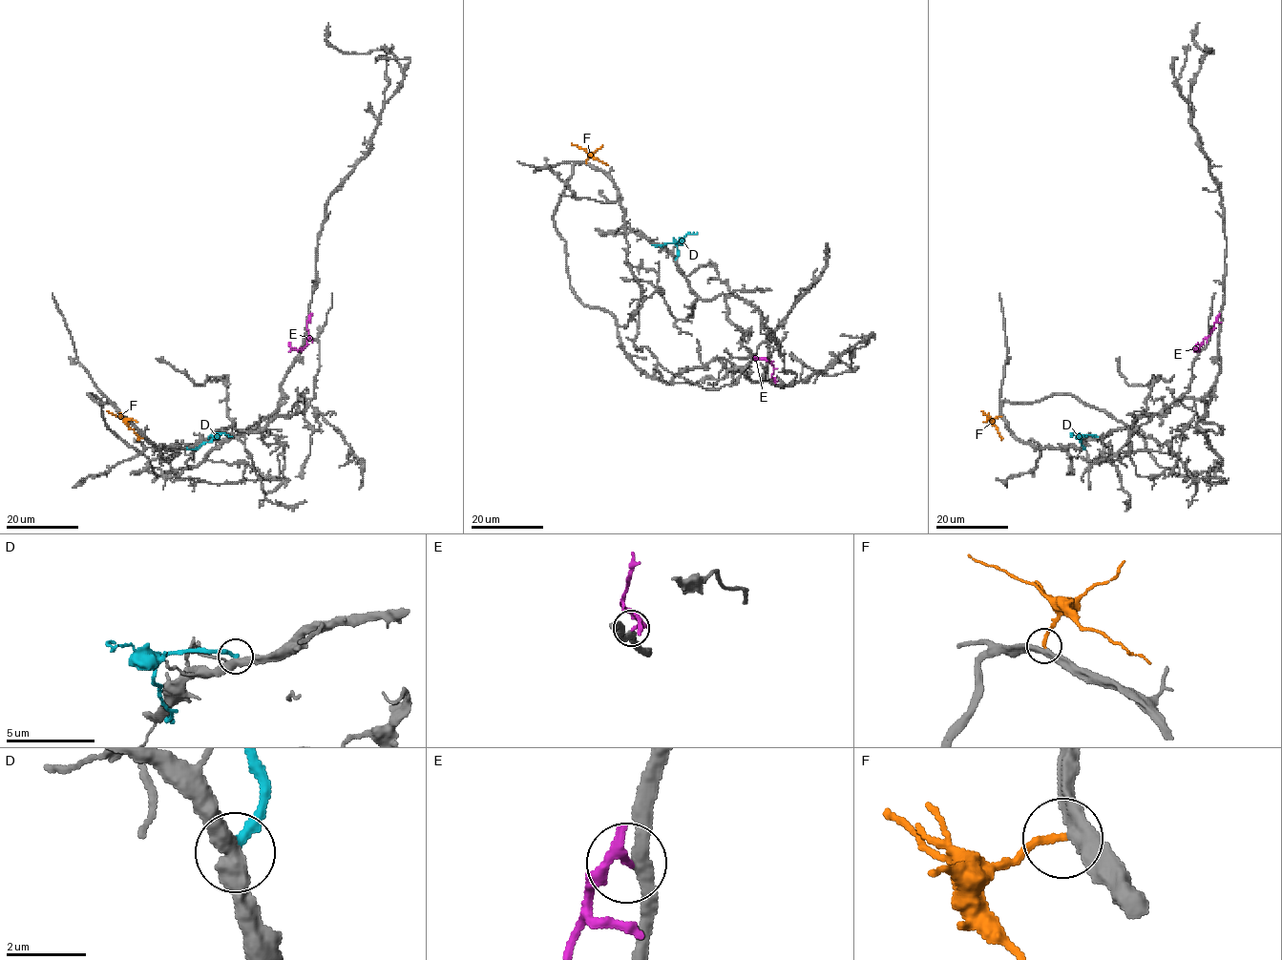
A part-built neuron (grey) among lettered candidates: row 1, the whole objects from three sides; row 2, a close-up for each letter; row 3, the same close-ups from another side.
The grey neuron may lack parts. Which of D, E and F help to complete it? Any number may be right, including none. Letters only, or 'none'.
F

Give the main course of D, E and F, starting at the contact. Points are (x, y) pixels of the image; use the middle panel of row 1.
D: (676, 259), (676, 241), (651, 245)
E: (773, 382), (773, 365), (767, 359), (754, 359)
F: (586, 161), (591, 155), (608, 165)

